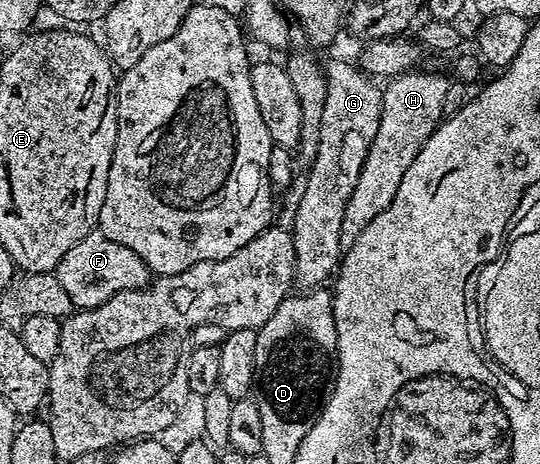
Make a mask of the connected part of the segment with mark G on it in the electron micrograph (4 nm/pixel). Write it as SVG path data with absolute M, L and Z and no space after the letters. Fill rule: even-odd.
M332 61L326 65L326 107L322 107L322 127L316 157L303 178L302 203L294 219L291 235L296 260L295 284L301 290L321 288L324 280L335 274L342 256L340 236L346 203L354 193L362 163L370 151L370 143L378 133L384 106L381 86L348 61Z

